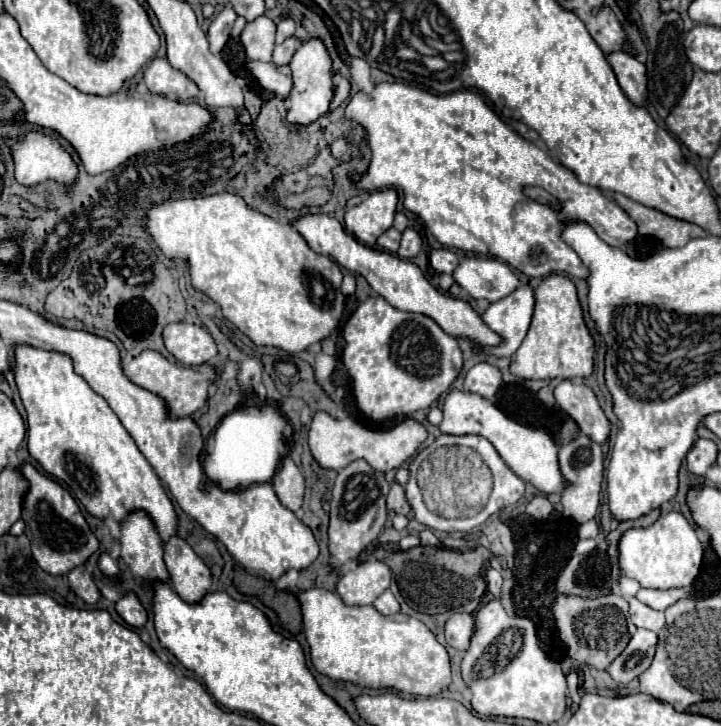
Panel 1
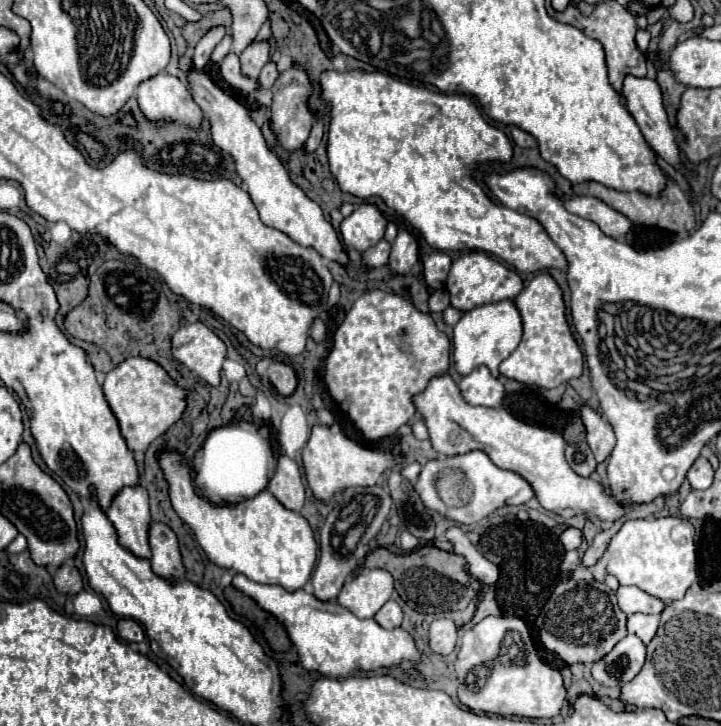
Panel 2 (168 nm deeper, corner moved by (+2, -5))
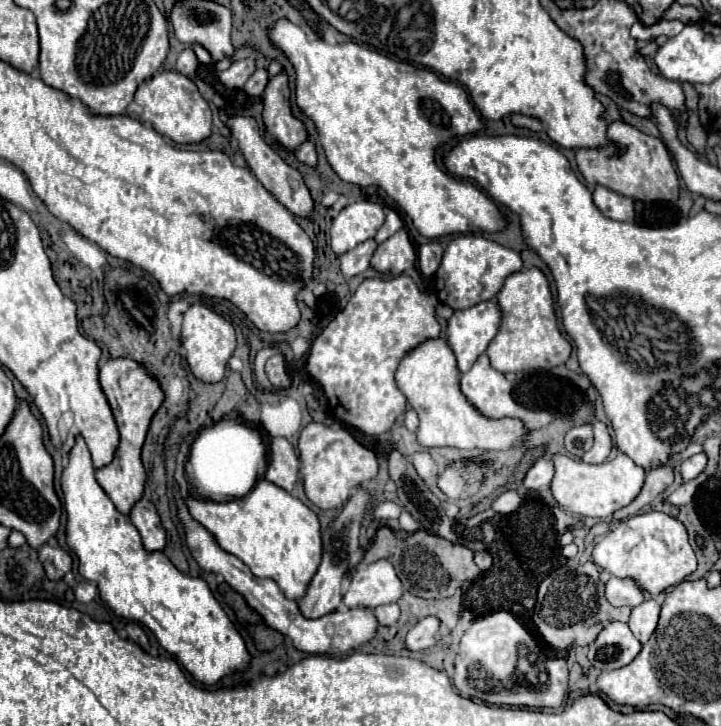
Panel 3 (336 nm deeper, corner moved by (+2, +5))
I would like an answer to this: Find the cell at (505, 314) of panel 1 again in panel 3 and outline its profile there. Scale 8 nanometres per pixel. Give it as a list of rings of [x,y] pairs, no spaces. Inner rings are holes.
[[[493,299],[453,313],[447,321],[447,343],[457,357],[461,373],[469,371],[475,359],[485,353],[499,327],[501,309],[497,309],[497,301]]]

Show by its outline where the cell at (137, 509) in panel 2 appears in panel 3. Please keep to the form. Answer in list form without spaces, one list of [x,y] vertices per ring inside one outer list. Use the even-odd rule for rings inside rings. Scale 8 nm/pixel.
[[[129,357],[109,359],[101,367],[99,383],[113,409],[113,415],[115,415],[115,421],[119,427],[119,435],[121,435],[121,443],[115,453],[115,459],[107,467],[95,471],[95,477],[99,481],[99,485],[103,487],[103,491],[109,495],[109,499],[113,501],[113,505],[117,505],[117,511],[125,513],[125,517],[129,517],[133,505],[143,497],[143,491],[145,491],[147,473],[145,473],[145,467],[141,461],[141,447],[145,443],[145,435],[149,431],[153,415],[165,401],[165,393],[159,385],[157,377],[151,375],[141,363],[137,363]]]

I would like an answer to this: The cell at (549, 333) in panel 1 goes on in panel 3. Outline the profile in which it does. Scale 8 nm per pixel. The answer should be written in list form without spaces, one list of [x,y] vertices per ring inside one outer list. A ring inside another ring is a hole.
[[[531,267],[523,273],[509,275],[503,289],[497,293],[497,301],[503,311],[503,321],[499,333],[485,351],[497,371],[517,373],[525,369],[553,369],[569,359],[571,343],[559,331],[549,281],[541,269]]]

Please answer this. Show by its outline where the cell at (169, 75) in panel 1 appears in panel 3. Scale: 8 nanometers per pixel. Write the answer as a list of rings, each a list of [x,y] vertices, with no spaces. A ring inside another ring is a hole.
[[[157,71],[145,79],[135,93],[135,103],[141,105],[141,121],[151,125],[159,135],[175,143],[197,143],[211,133],[211,109],[201,97],[195,83],[177,71]]]

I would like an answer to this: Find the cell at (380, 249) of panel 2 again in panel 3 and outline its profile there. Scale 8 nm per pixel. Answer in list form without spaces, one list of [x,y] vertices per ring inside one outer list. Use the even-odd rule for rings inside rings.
[[[369,239],[369,241],[363,241],[361,245],[357,245],[355,249],[351,249],[349,253],[343,253],[341,255],[341,271],[347,279],[363,273],[369,265],[371,265],[371,257],[377,249],[377,243],[375,239]]]

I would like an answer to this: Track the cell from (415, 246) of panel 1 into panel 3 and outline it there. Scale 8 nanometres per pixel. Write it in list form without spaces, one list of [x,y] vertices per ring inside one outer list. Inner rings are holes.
[[[405,229],[383,241],[373,253],[371,265],[385,275],[401,275],[405,269],[415,265],[415,247]]]

